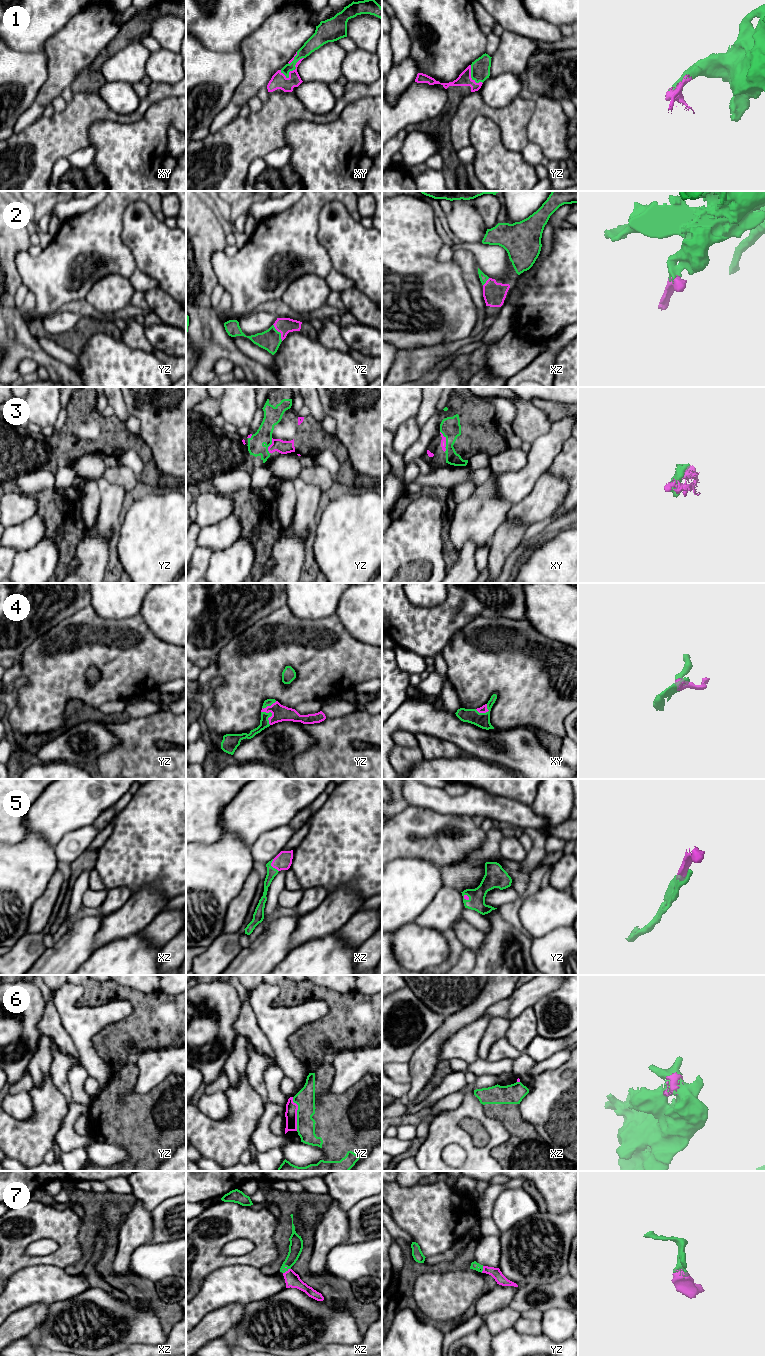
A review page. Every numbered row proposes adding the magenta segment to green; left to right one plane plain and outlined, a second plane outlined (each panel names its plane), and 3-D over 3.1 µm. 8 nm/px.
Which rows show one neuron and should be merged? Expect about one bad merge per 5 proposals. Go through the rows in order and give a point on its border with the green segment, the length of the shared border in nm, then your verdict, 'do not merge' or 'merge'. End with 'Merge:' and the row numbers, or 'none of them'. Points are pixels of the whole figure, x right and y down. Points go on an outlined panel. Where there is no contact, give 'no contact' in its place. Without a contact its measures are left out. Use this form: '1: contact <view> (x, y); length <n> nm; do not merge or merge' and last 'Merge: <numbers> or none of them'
1: contact xy (292, 70); length 220 nm; merge
2: contact yz (279, 332); length 150 nm; merge
3: contact xy (446, 441); length 170 nm; merge
4: contact yz (271, 714); length 130 nm; merge
5: contact xz (271, 866); length 120 nm; merge
6: contact yz (297, 1114); length 280 nm; merge
7: contact xz (286, 1270); length 80 nm; merge
Merge: 1, 2, 3, 4, 5, 6, 7

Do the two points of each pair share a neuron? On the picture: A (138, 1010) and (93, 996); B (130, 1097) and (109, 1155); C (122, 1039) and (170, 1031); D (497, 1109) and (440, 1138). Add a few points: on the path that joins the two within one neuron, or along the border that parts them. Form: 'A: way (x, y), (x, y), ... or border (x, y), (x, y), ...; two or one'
A: way (131, 997), (116, 989), (106, 991); one
B: border (93, 1139), (121, 1145), (128, 1154), (127, 1159); two
C: way (134, 1035), (155, 1035), (158, 1032); one
D: border (483, 1108), (486, 1115), (497, 1119), (506, 1128); two

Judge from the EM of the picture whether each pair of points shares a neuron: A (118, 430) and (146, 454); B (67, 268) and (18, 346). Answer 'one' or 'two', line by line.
A: one
B: two

